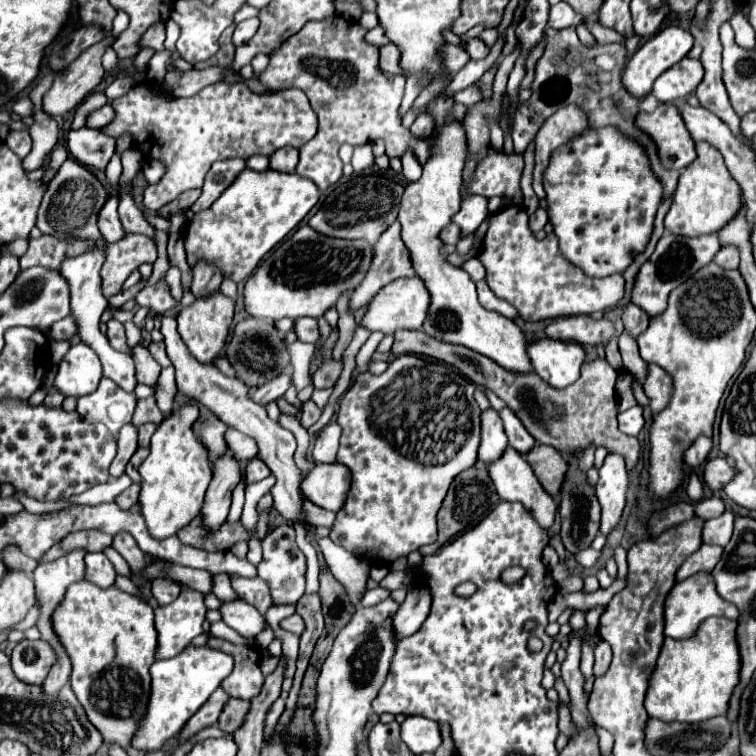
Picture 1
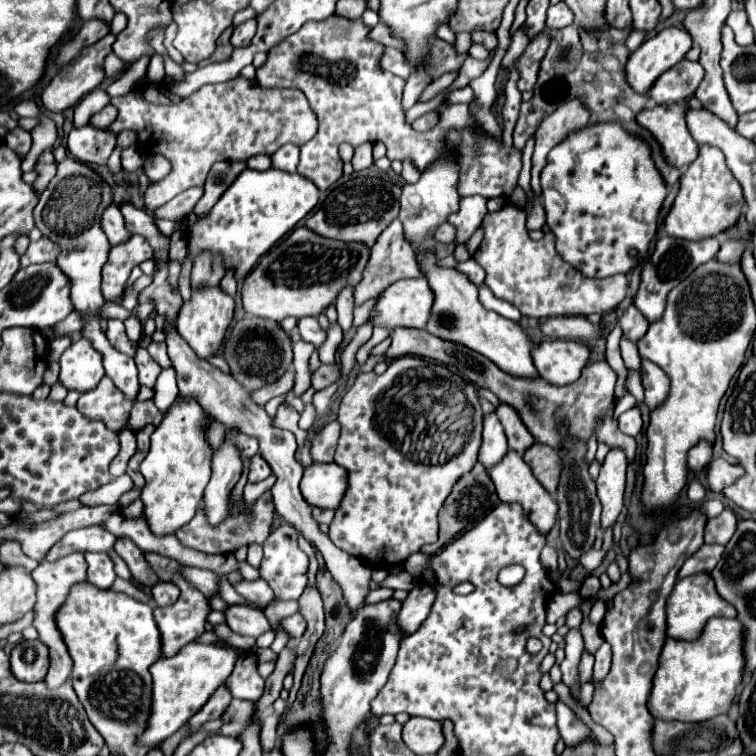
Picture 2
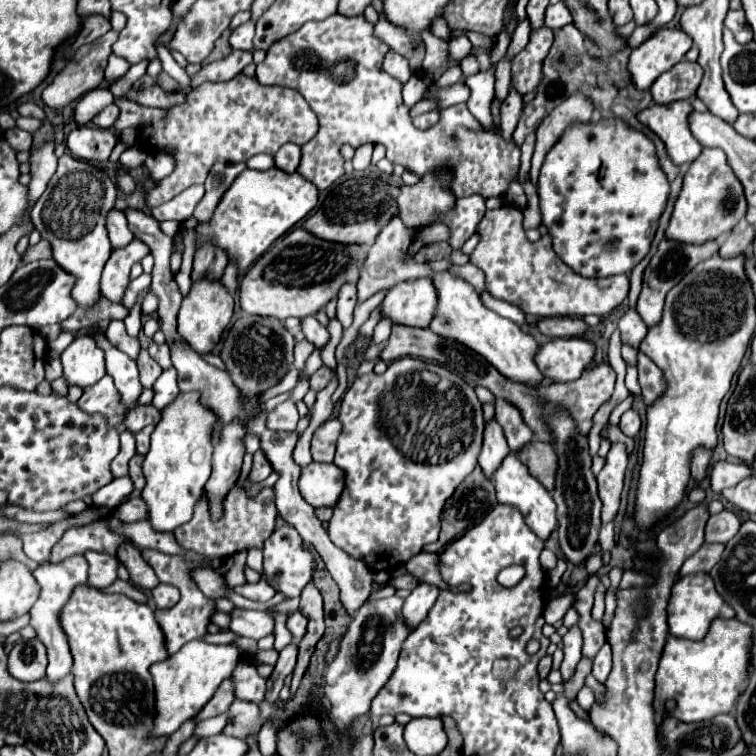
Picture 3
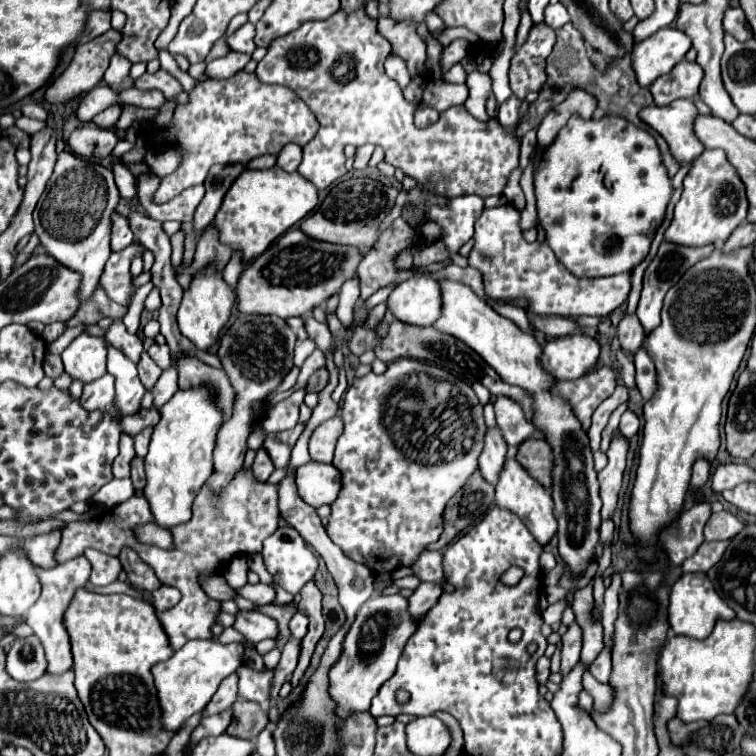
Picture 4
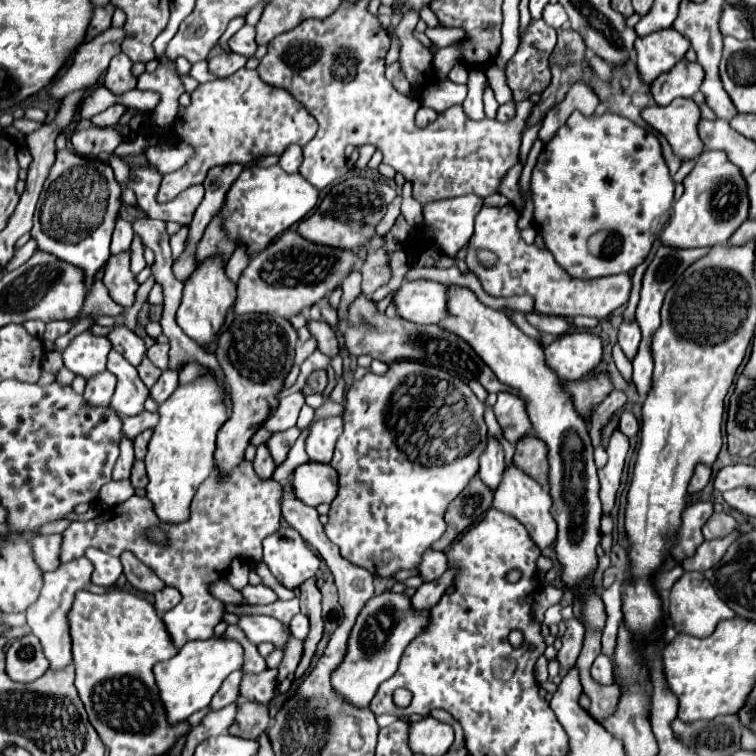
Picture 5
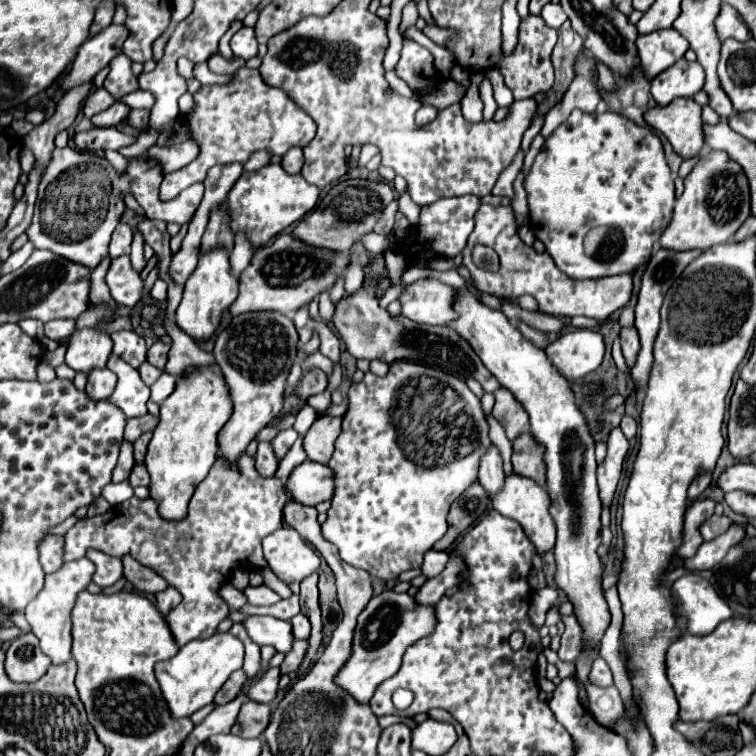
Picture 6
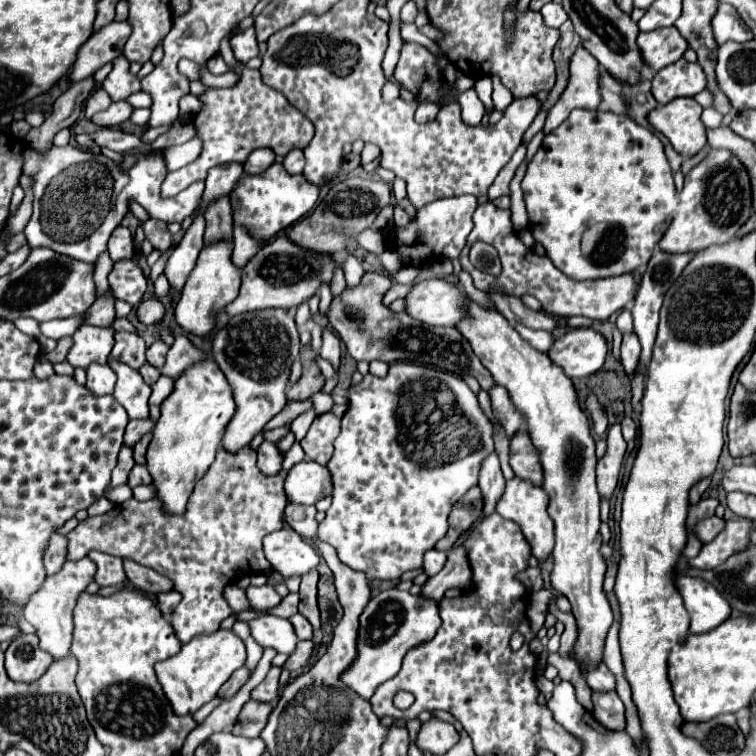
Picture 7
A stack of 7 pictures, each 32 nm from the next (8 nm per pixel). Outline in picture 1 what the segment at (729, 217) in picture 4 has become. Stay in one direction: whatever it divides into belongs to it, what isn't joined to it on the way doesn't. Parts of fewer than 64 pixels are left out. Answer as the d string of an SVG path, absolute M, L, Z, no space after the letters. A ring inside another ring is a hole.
M698 142L696 154L696 160L688 164L686 170L680 174L672 206L664 218L664 228L680 236L712 234L736 214L736 208L742 206L740 188L736 180L732 180L720 152L706 142Z

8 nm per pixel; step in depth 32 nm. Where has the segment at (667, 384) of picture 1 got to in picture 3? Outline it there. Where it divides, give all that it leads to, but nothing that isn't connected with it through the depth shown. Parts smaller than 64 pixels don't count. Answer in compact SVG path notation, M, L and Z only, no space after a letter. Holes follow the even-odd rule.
M642 352L638 354L638 380L642 386L642 398L646 404L654 404L666 390L662 370L652 360L648 360L648 356L644 356Z

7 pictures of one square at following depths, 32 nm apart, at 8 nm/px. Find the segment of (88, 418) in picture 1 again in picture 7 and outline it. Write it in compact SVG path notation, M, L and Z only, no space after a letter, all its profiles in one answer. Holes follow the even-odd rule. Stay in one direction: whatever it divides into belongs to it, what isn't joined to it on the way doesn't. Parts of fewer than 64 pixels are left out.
M96 364L92 368L88 368L88 382L86 388L92 396L108 396L114 392L114 384L116 384L116 374L104 364Z

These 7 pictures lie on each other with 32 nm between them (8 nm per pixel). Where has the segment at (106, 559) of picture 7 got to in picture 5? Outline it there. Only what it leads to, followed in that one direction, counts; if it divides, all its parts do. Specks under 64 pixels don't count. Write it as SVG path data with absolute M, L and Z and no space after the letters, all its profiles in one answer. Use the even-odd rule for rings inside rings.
M88 548L86 550L86 558L94 564L94 572L92 572L92 584L98 586L110 586L118 580L118 576L122 574L122 564L118 558L104 554L96 548Z

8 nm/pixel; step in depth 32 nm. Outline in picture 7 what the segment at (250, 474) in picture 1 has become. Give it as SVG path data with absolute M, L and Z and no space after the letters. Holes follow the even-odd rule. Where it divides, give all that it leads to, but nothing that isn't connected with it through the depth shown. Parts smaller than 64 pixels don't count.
M262 442L258 448L258 468L262 474L266 476L274 476L280 472L280 464L282 464L284 456L280 456L280 452L276 452L276 446L272 442Z

